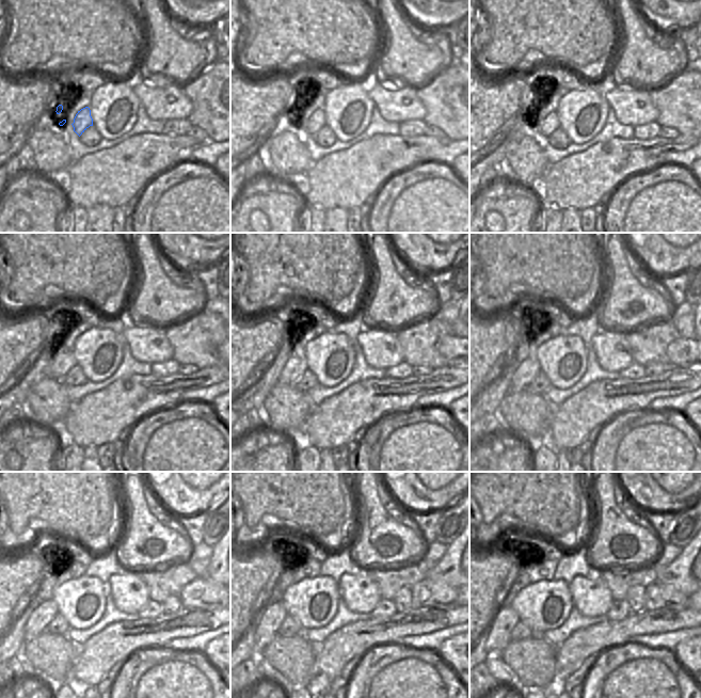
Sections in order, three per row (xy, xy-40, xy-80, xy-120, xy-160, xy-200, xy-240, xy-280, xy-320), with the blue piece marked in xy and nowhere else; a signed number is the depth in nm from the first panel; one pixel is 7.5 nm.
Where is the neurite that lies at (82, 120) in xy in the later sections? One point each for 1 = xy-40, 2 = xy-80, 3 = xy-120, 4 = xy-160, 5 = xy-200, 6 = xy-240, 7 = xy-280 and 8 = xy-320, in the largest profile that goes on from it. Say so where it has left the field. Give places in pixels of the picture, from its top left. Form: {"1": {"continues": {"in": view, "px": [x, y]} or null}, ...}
{"1": {"continues": {"in": "xy-40", "px": [317, 121]}}, "2": {"continues": {"in": "xy-80", "px": [544, 127]}}, "3": {"continues": {"in": "xy-120", "px": [62, 362]}}, "4": {"continues": {"in": "xy-160", "px": [296, 365]}}, "5": {"continues": {"in": "xy-200", "px": [528, 368]}}, "6": {"continues": {"in": "xy-240", "px": [37, 621]}}, "7": {"continues": {"in": "xy-280", "px": [269, 619]}}, "8": {"continues": {"in": "xy-320", "px": [504, 620]}}}

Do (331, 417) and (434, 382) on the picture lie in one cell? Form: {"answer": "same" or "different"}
{"answer": "same"}

